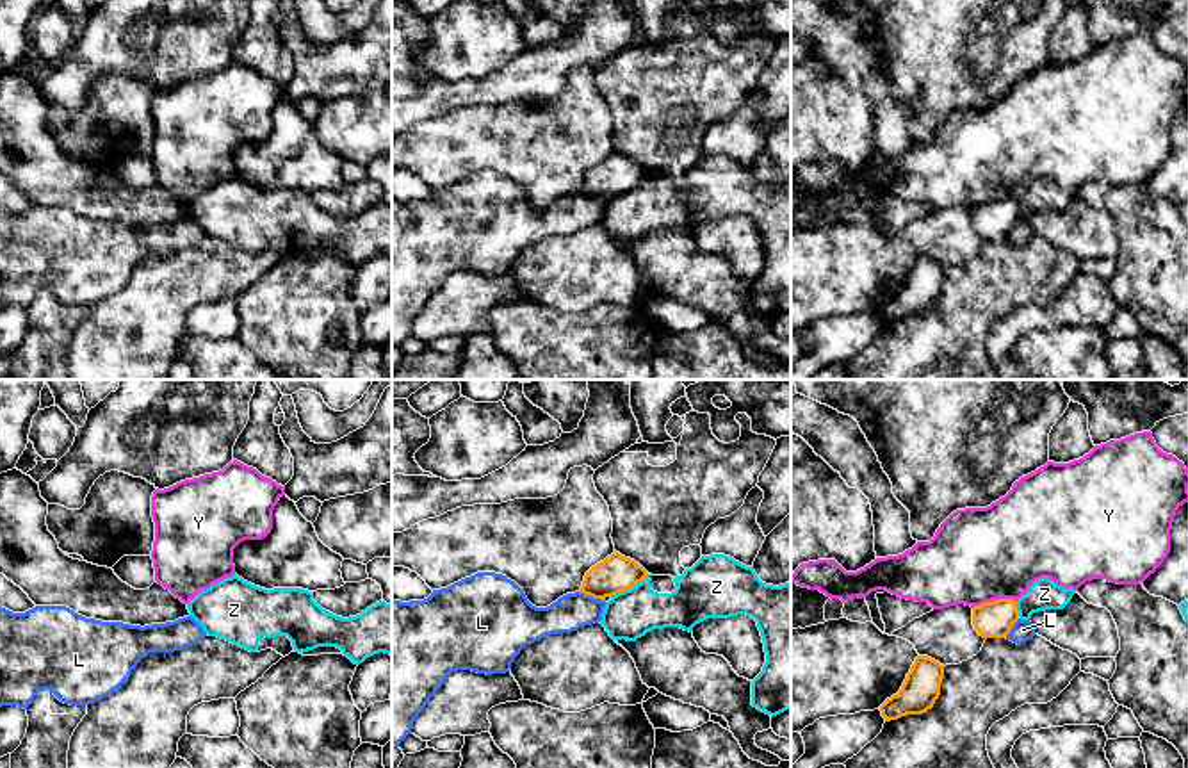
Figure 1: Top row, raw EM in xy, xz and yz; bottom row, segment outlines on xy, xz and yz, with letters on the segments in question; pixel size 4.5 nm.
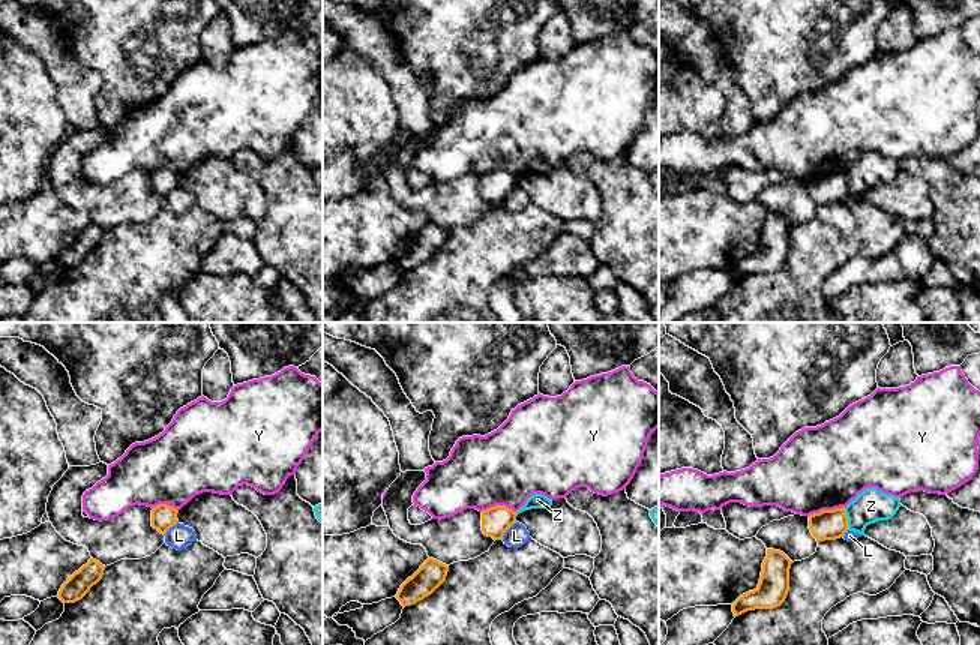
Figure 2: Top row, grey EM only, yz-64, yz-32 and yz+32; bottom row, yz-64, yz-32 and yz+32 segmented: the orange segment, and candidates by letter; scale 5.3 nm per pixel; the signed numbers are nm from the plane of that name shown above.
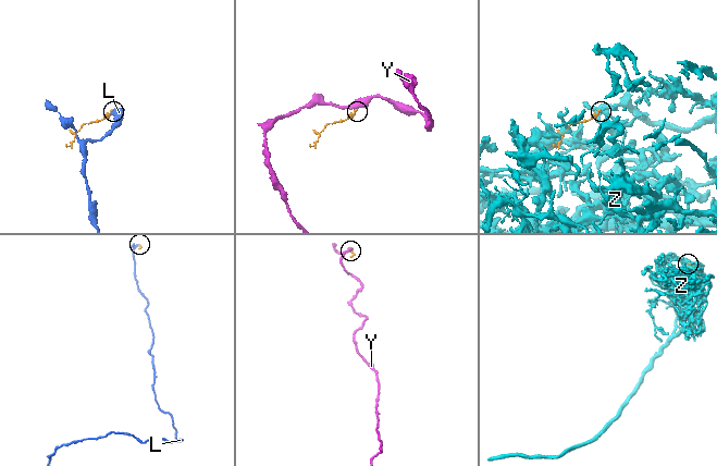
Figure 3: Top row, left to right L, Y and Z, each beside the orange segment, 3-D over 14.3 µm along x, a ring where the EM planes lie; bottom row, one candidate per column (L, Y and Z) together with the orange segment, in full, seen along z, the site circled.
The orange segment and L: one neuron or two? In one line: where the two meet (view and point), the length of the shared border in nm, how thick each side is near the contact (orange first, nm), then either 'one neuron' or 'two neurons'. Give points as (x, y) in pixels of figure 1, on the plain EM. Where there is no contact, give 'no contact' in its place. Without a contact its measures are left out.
meets orange in xz at (592, 196); contact 130 nm long; 170 nm thick on the orange side, 160 nm on the other; two neurons

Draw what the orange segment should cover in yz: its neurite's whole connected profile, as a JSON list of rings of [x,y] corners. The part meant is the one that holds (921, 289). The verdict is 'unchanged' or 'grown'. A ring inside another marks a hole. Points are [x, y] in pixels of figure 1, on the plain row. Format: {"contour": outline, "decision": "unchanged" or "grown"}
{"contour": [[[917,257],[901,290],[880,306],[885,323],[932,310],[940,296],[942,280],[944,266],[928,257]]], "decision": "unchanged"}

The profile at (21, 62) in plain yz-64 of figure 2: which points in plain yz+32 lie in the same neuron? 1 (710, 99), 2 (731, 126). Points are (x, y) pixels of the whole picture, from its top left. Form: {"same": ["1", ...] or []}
{"same": ["1"]}

